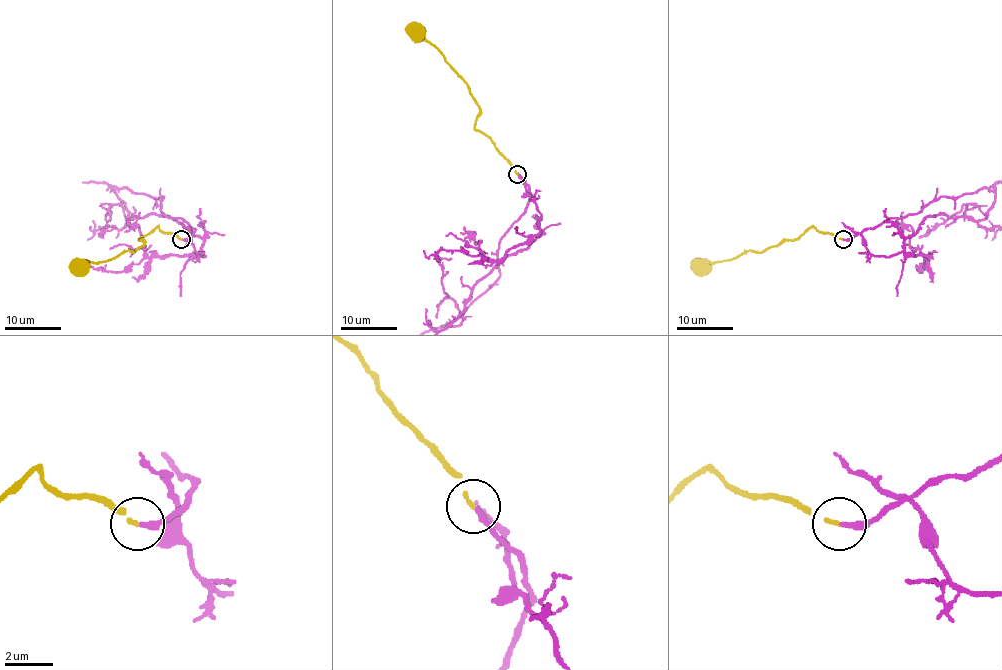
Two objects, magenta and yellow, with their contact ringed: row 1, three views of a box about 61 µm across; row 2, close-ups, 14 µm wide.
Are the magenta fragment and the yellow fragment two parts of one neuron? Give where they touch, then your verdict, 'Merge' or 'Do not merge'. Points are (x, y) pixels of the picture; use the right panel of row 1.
Place: (843, 239). Merge

